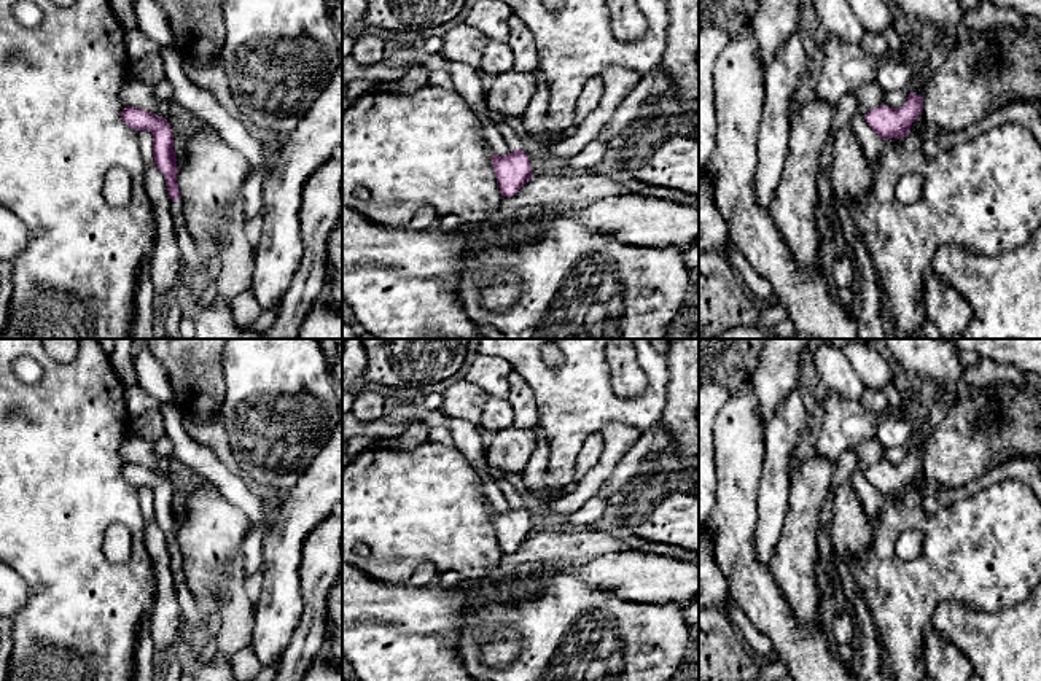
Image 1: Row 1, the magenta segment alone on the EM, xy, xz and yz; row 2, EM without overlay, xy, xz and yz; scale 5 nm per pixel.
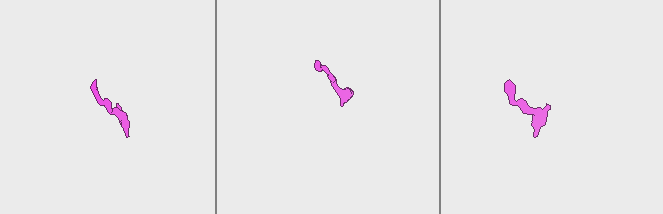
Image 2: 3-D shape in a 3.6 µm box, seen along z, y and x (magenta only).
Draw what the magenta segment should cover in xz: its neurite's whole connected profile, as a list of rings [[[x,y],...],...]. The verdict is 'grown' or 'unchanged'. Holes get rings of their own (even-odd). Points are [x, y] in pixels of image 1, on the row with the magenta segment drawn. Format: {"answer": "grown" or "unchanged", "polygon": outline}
{"answer": "unchanged", "polygon": [[[519,148],[506,156],[492,154],[497,183],[503,197],[513,197],[532,178],[528,156]]]}

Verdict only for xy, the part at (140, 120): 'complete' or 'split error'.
split error

